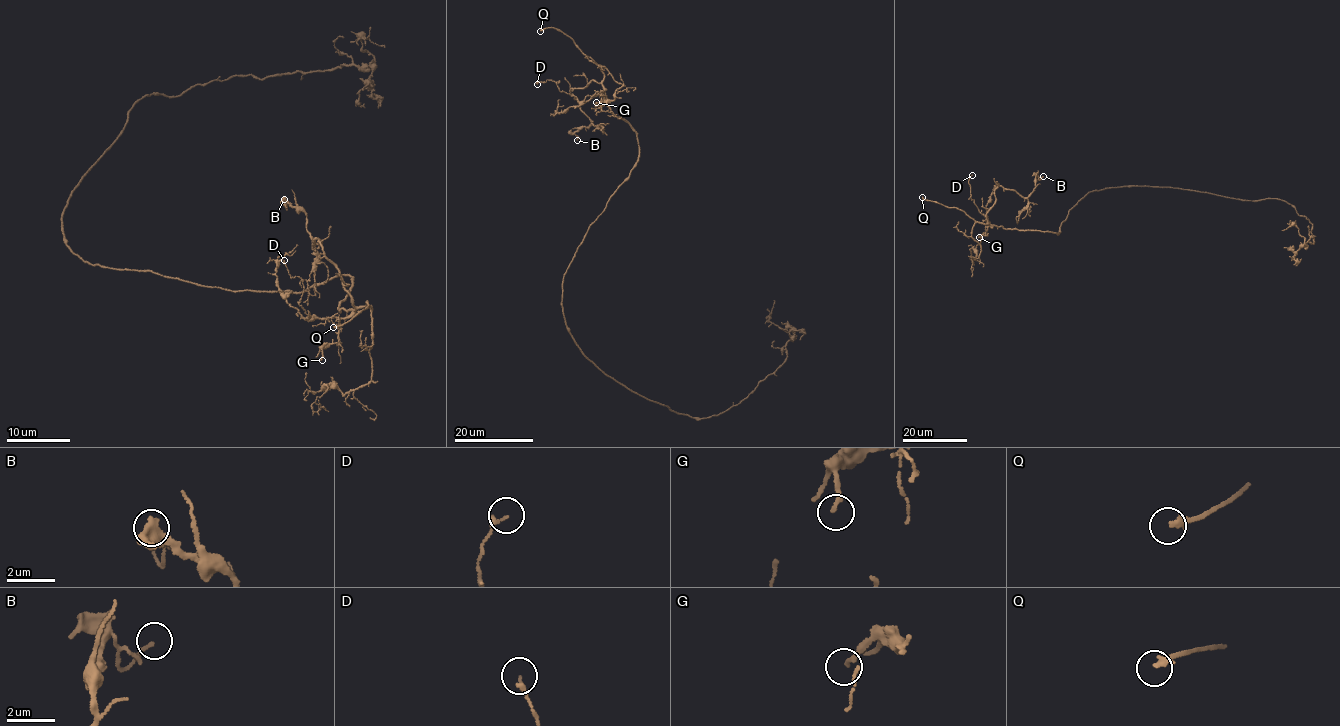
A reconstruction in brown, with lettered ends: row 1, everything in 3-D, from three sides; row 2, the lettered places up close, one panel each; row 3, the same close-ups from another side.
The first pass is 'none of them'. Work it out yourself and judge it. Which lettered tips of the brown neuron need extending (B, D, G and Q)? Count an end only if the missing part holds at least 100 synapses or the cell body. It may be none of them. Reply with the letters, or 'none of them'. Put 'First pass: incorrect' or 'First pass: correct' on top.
First pass: incorrect
Q

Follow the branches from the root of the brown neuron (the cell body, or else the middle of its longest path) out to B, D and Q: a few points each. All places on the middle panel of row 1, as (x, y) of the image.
B: (562, 312), (564, 273), (639, 149), (594, 79), (570, 91), (591, 121), (577, 140)
D: (562, 312), (564, 273), (639, 148), (604, 91), (582, 102), (554, 81), (537, 84)
Q: (562, 312), (564, 273), (636, 165), (639, 148), (633, 127), (607, 106), (601, 67), (562, 32), (540, 31)

